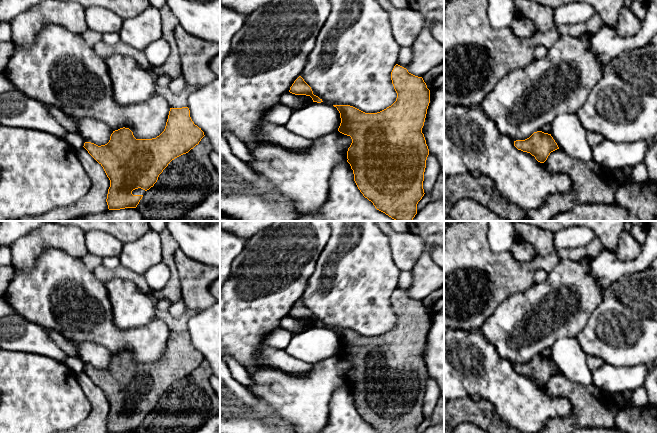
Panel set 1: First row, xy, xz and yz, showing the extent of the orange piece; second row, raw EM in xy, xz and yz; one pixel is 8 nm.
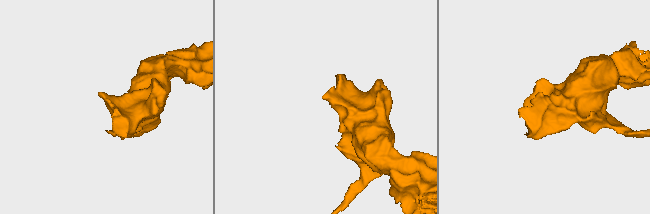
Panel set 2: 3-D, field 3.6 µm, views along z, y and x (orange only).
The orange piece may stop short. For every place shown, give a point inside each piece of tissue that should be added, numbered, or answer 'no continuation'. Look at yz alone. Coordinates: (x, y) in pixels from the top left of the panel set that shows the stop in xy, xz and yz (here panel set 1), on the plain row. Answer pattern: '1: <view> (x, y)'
1: yz (592, 407)

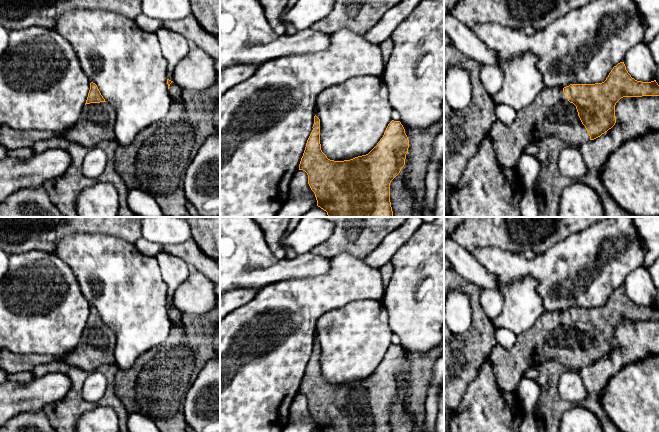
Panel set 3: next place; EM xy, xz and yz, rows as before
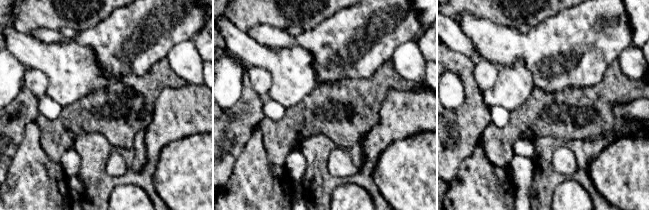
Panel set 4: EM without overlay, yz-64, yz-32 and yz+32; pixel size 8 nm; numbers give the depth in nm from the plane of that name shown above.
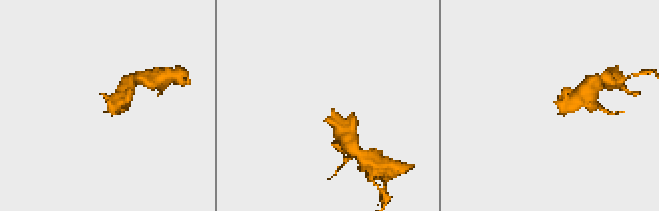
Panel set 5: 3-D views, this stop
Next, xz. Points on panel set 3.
1: xz (299, 408)

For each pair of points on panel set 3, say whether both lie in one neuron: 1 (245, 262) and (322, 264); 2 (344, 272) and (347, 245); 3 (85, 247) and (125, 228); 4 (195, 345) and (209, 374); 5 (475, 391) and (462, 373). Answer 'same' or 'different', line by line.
1: same
2: different
3: different
4: different
5: different

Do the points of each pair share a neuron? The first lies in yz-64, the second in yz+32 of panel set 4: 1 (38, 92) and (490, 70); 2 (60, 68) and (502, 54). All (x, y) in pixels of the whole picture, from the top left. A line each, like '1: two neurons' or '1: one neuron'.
1: one neuron
2: two neurons

